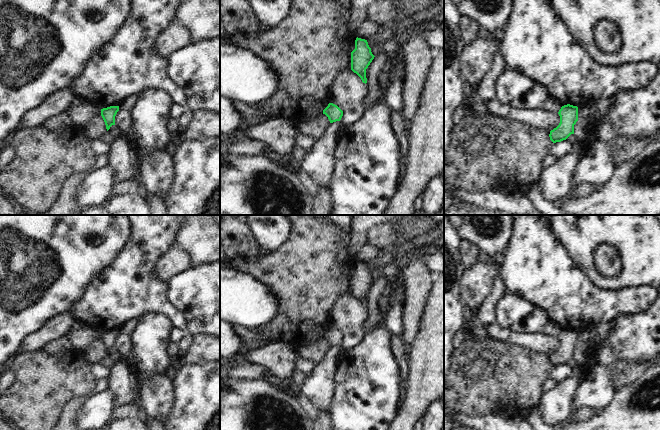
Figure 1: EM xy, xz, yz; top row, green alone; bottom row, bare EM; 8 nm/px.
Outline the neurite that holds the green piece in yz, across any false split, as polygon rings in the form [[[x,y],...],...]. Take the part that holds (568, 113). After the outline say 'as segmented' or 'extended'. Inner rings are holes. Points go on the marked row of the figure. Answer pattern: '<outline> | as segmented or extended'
[[[570,104],[564,105],[558,114],[560,116],[560,123],[549,134],[550,140],[553,143],[566,140],[571,134],[574,134],[574,125],[578,121],[578,107]]] | as segmented

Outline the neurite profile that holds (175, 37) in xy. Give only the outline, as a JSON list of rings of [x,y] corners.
[[[173,21],[155,40],[154,49],[163,58],[191,43],[190,32],[181,23]]]

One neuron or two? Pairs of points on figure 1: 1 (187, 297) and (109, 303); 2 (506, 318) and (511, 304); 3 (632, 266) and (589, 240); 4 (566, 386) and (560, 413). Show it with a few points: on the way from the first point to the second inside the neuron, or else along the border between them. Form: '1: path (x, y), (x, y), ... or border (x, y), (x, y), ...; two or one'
1: border (166, 283), (167, 298), (184, 315); two
2: path (509, 315), (511, 307); one
3: path (629, 253), (613, 237), (602, 237); one
4: path (562, 393), (560, 406); one

